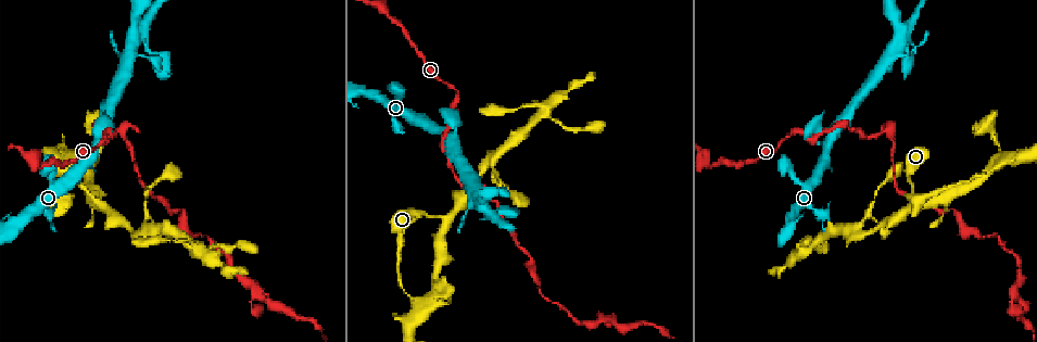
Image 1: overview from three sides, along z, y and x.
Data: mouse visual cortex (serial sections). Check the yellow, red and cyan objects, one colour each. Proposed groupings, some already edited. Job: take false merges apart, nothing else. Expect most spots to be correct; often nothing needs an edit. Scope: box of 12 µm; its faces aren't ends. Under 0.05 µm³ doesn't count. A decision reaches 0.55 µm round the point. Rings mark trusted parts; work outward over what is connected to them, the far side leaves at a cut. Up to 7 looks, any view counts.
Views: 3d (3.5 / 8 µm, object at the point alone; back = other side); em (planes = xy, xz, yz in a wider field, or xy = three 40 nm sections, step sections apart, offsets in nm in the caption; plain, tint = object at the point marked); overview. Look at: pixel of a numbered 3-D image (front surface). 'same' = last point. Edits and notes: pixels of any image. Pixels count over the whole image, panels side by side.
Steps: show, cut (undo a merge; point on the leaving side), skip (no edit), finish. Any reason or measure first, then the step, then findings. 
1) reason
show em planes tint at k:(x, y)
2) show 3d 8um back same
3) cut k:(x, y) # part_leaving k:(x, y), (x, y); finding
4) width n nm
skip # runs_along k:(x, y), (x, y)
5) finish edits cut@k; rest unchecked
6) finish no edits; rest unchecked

a fork
show 3d 3.5um back at 1:(446, 217)

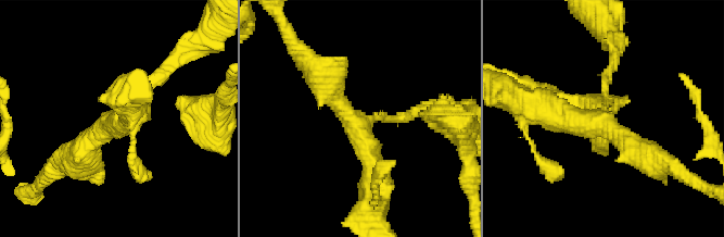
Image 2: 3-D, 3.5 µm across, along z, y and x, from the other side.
need the tissue
show em xy step 5 tint at 2:(597, 122)

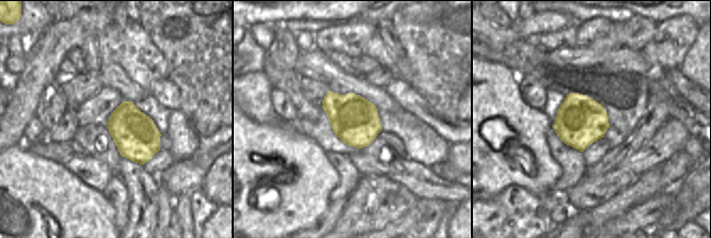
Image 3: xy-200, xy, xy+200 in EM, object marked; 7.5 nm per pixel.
another direction
show em xy step 2 tint same

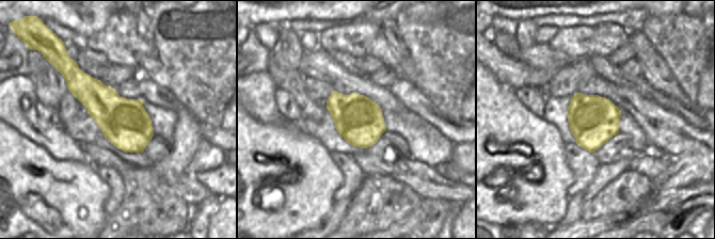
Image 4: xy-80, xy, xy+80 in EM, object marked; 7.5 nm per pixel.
width 360 nm
skip # runs_along 2:(610, 67), (598, 121), (532, 104); all the same cell

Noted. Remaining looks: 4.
abrupt turn
show 3d 3.5um at 1:(455, 100)

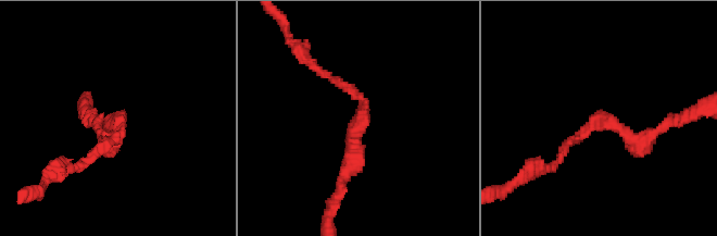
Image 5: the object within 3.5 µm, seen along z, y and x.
skip # runs_along 5:(556, 163), (595, 123), (631, 139), (659, 129); one cell here

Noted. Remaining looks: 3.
sharp bend
show 3d 3.5um at 1:(992, 125)

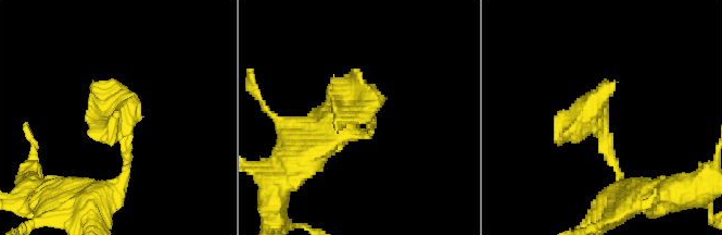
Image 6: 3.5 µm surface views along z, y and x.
show em xy step 1 plain at 6:(599, 119)

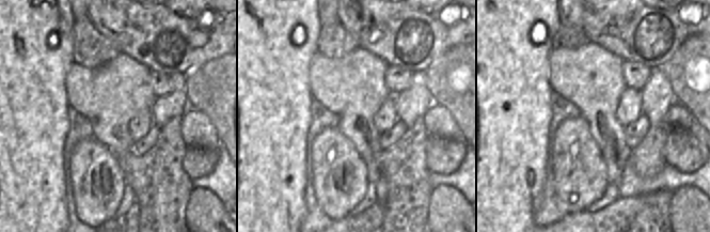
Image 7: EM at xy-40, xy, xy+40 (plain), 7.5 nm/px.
with the object marked
show em xy step 1 tint same

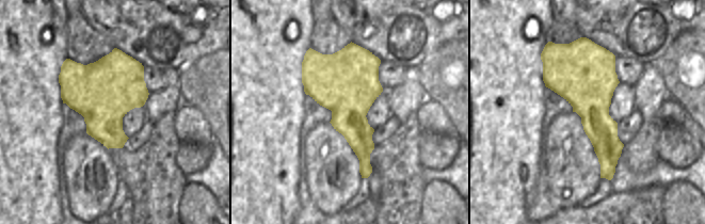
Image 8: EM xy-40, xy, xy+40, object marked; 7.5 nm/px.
skip # one cell here

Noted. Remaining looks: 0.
finish no edits; rest unchecked

